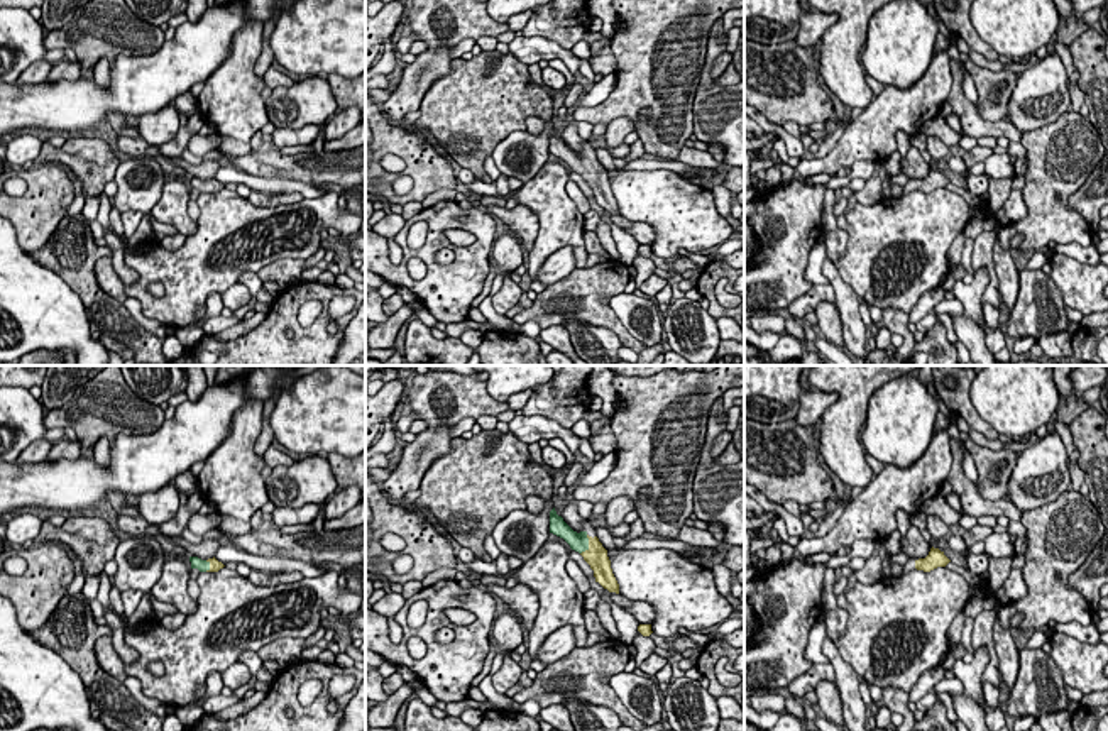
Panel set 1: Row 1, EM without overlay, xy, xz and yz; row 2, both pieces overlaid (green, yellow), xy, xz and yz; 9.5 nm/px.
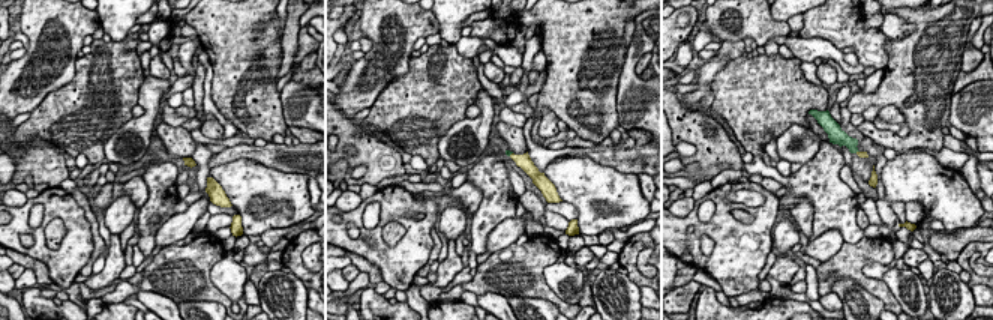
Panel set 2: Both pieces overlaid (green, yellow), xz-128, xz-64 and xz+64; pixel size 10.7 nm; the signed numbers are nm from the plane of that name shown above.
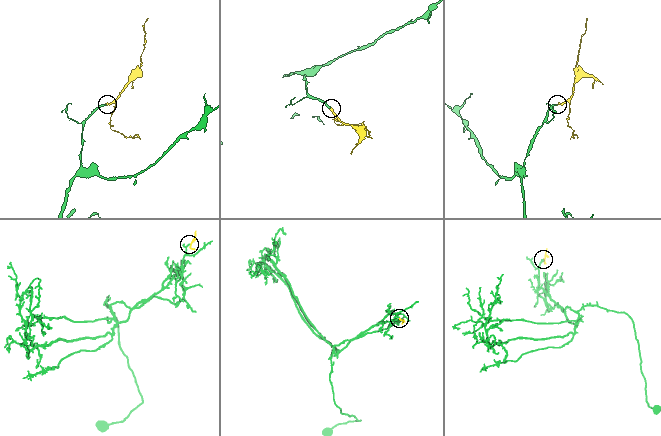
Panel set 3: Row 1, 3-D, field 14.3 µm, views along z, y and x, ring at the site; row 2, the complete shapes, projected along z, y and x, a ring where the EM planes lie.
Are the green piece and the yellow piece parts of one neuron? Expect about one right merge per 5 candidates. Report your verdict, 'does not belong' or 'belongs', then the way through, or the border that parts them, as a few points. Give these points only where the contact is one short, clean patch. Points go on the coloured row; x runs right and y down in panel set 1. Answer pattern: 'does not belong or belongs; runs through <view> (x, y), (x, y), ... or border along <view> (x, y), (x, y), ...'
belongs; runs through xz (579, 542), (587, 545), (596, 555)

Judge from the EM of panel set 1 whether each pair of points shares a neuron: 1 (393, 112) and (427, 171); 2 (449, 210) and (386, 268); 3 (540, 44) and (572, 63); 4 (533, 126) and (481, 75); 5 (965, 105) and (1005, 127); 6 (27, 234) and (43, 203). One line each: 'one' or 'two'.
1: two
2: one
3: one
4: two
5: one
6: one

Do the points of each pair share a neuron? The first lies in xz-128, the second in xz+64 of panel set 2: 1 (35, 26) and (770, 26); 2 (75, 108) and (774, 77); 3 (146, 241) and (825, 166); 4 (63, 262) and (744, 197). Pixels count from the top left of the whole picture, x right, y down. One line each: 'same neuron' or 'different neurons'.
1: same neuron
2: same neuron
3: same neuron
4: different neurons

